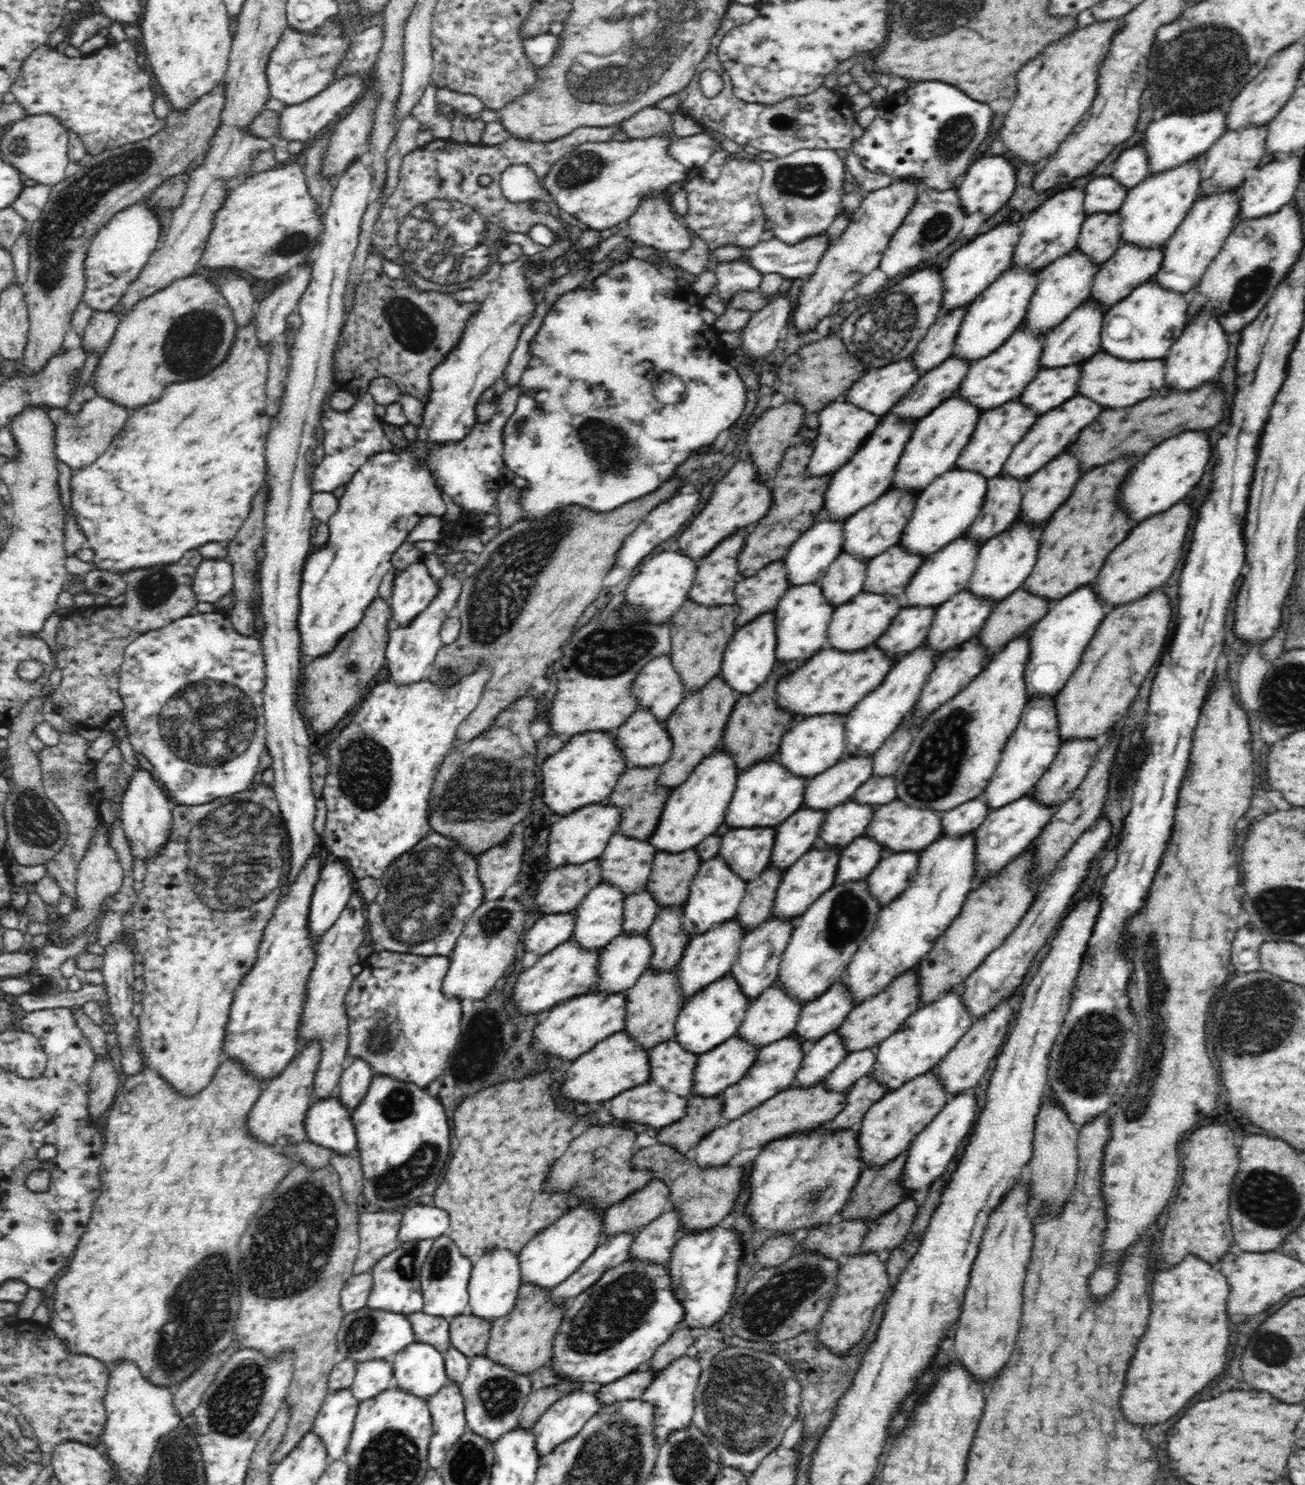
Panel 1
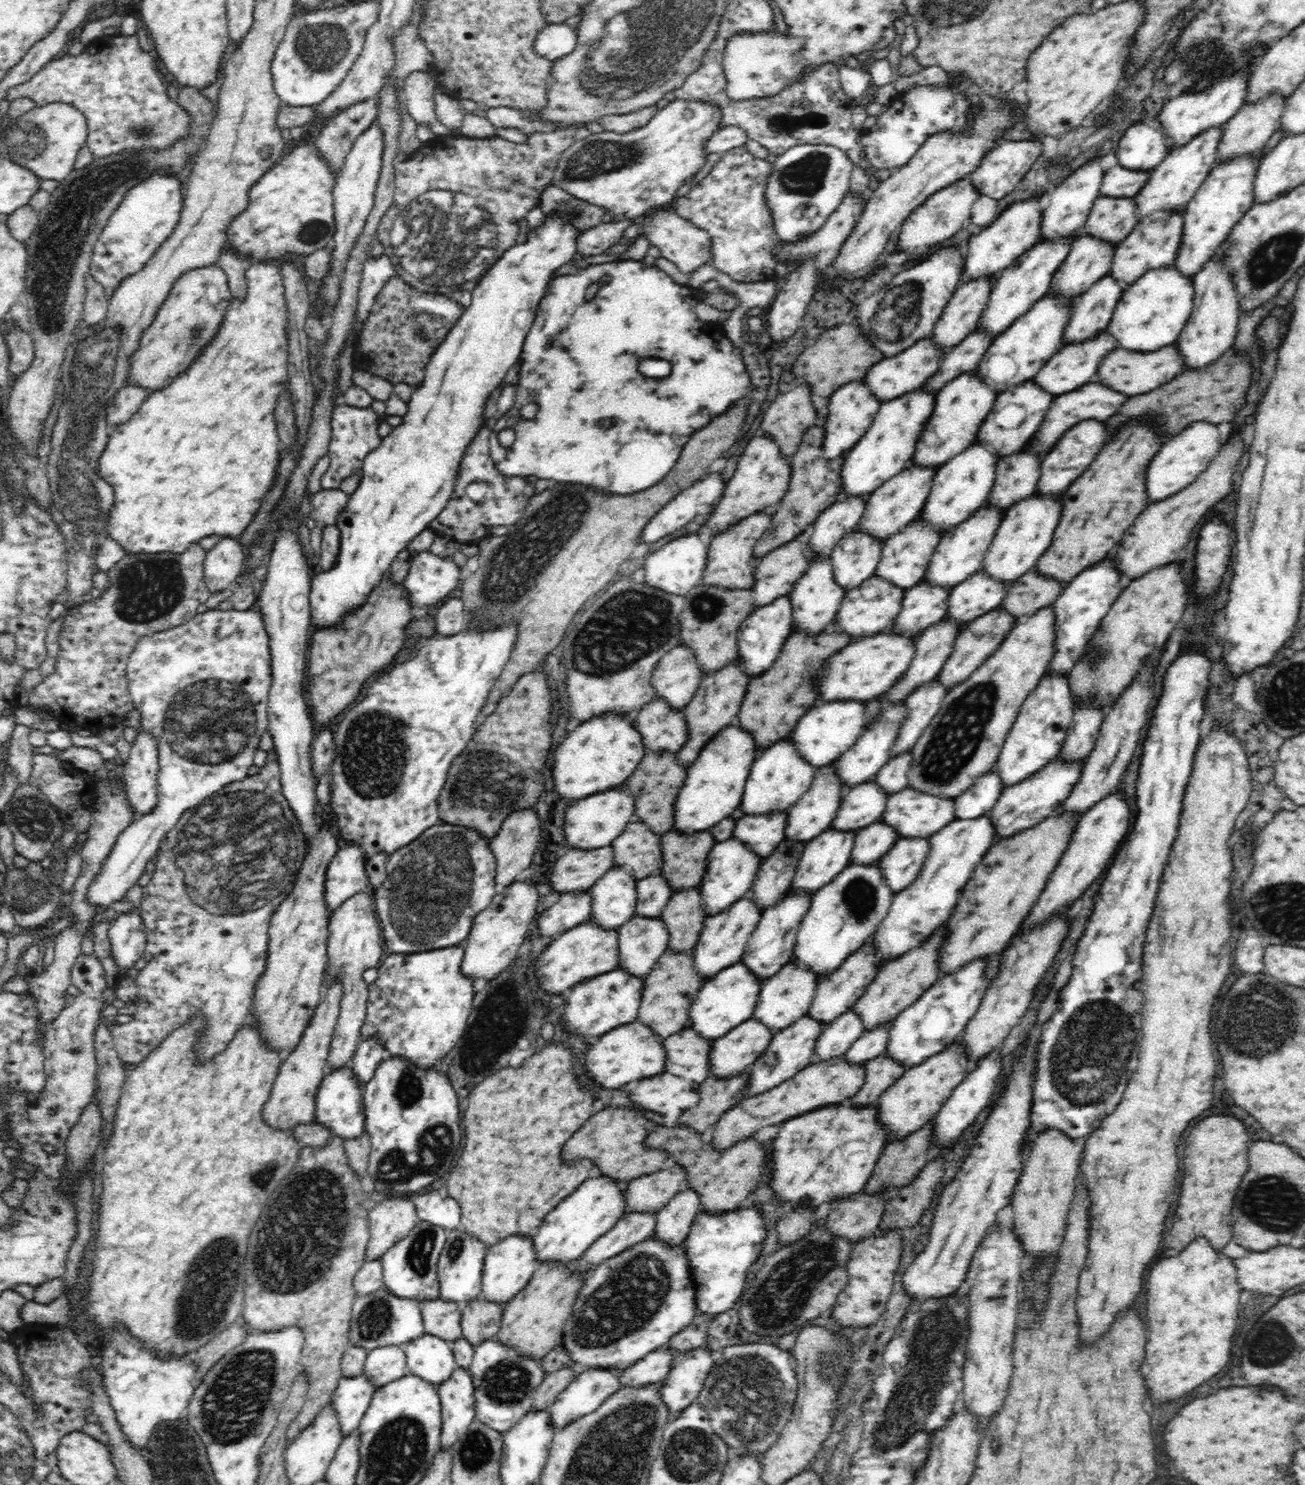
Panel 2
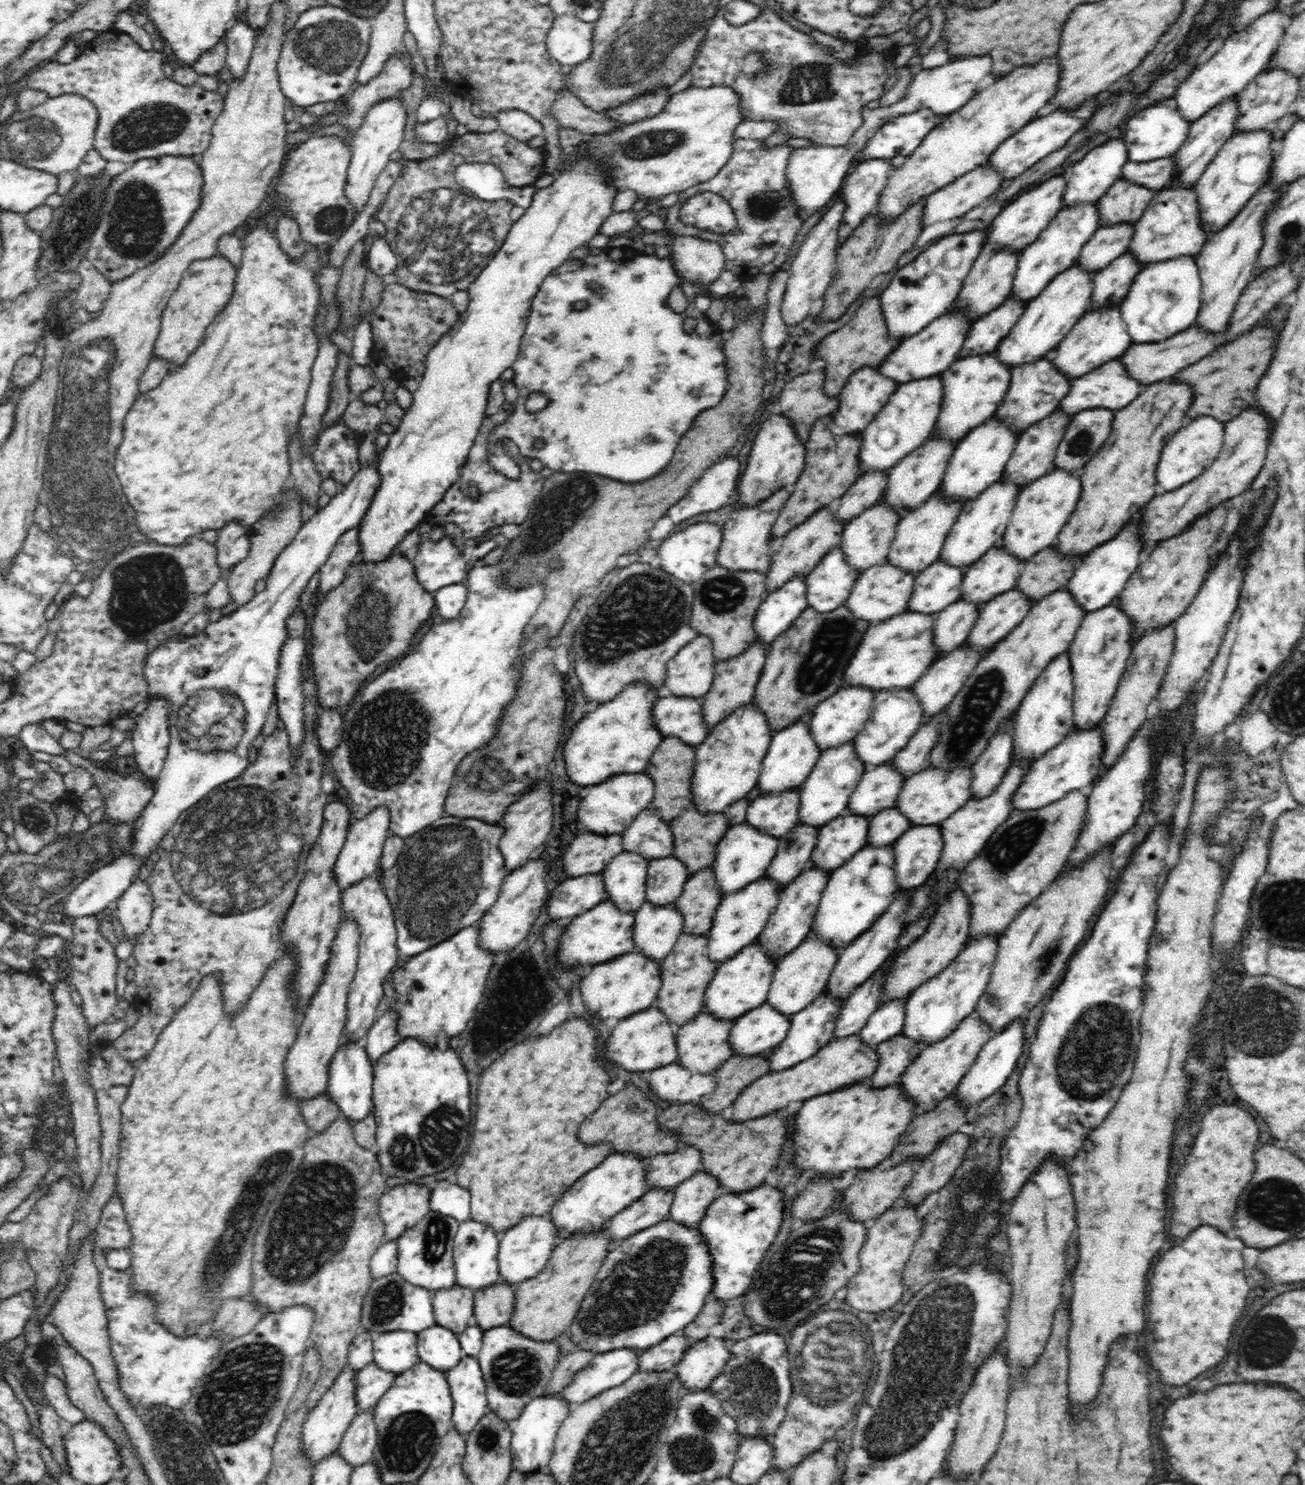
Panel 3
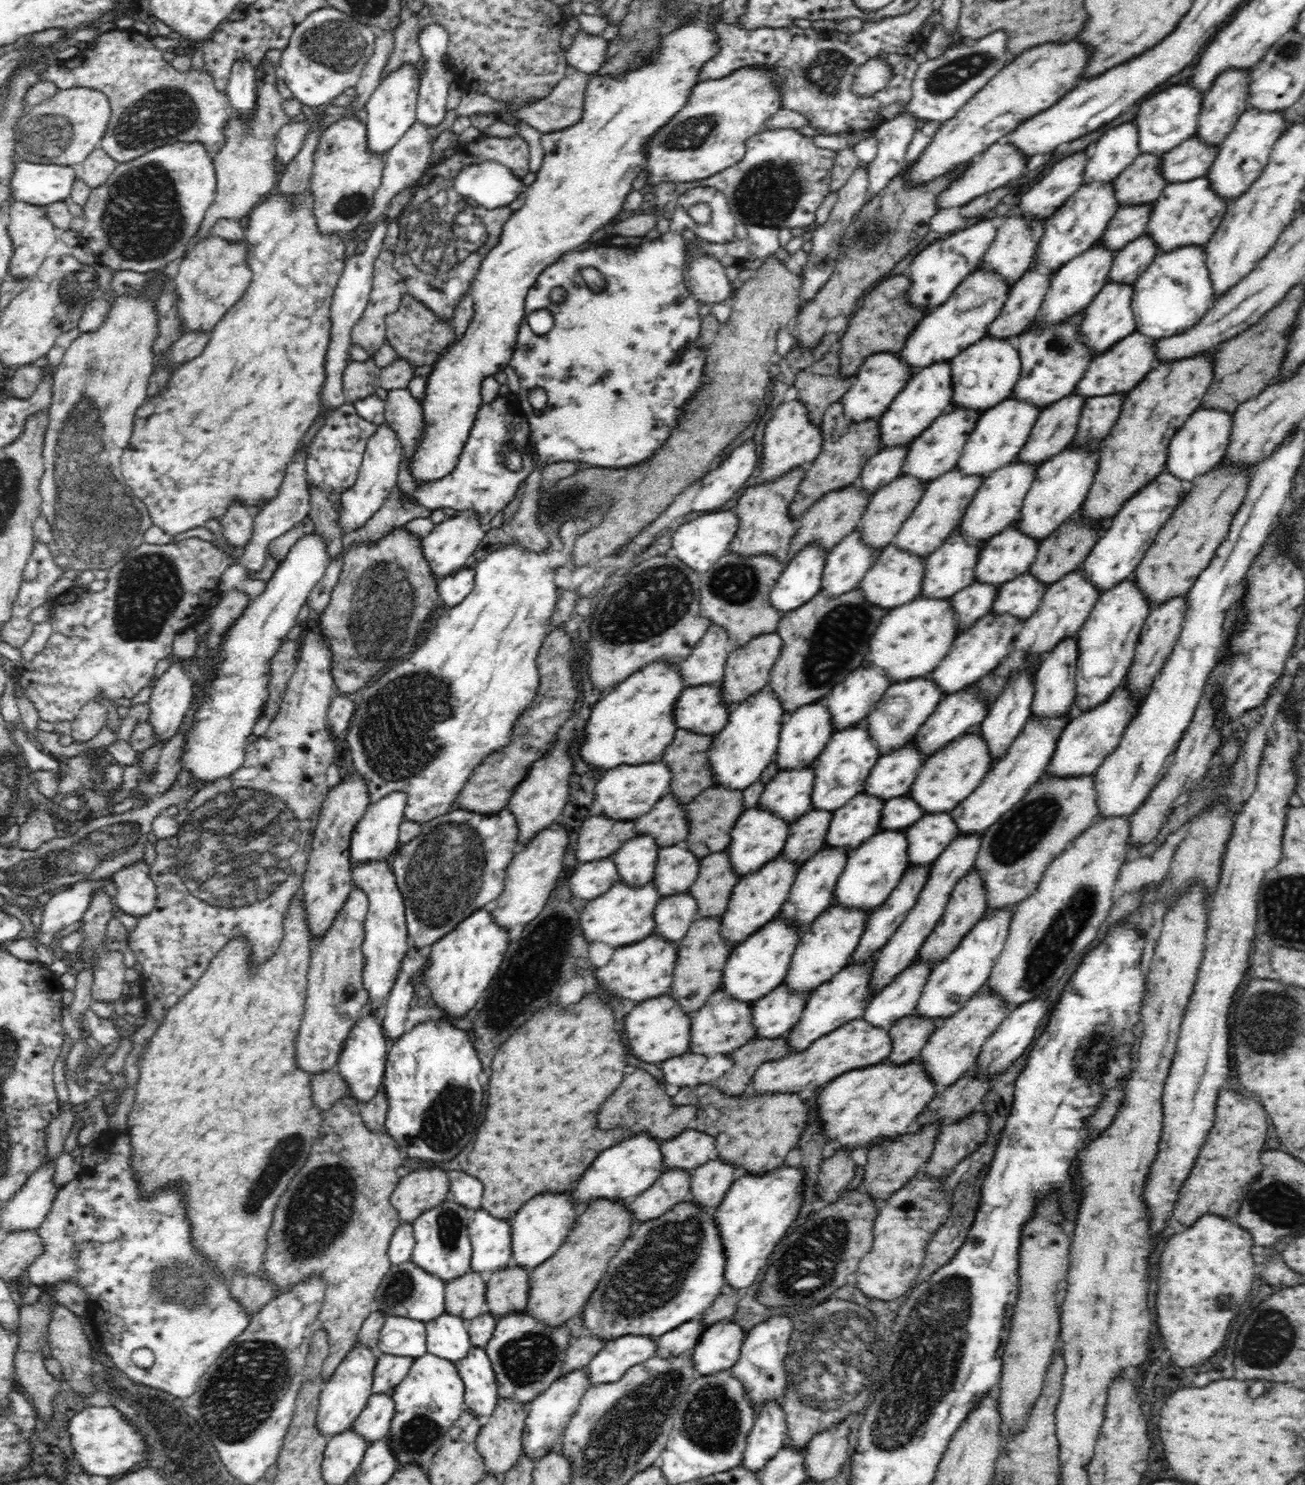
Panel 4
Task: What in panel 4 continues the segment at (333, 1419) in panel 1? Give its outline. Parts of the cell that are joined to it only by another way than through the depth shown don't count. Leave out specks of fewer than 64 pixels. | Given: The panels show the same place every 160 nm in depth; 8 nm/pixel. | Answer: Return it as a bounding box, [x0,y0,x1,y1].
[371,1354,416,1394]

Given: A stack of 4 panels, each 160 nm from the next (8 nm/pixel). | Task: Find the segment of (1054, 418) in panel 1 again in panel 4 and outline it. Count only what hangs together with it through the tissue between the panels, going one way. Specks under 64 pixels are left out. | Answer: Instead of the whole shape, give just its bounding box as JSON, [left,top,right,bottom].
[1074,330,1158,399]

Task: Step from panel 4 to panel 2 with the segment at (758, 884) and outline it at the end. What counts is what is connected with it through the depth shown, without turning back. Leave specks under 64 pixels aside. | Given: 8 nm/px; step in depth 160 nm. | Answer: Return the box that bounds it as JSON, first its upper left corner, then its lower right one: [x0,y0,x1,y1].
[692,895,763,979]

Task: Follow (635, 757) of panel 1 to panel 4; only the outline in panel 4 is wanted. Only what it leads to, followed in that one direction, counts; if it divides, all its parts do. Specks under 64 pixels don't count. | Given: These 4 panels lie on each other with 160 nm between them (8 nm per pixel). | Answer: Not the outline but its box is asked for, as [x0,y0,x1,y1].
[675,683,731,735]

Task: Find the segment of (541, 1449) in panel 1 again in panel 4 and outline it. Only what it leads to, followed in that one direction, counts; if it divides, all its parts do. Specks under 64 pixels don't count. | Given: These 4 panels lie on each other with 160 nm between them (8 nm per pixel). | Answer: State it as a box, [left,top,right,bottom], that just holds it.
[586,1334,657,1386]

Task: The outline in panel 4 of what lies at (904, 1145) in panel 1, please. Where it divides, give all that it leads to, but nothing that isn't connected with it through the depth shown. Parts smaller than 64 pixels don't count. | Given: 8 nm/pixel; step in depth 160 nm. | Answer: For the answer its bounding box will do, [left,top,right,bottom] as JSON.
[920,985,1013,1091]

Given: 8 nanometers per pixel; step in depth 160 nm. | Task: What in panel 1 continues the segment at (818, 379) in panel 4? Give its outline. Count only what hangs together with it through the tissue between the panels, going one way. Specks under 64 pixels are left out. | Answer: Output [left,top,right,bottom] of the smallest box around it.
[746,402,804,483]

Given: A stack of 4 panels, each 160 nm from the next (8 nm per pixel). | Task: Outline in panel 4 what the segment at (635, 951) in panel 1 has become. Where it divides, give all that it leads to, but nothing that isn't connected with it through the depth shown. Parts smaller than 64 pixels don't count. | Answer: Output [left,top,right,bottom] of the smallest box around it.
[652,892,698,942]

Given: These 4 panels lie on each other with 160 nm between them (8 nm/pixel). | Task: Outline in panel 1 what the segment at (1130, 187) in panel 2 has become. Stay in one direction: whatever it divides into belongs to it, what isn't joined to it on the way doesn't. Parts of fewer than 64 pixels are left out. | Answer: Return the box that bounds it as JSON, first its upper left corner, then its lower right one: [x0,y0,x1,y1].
[1083,175,1128,216]

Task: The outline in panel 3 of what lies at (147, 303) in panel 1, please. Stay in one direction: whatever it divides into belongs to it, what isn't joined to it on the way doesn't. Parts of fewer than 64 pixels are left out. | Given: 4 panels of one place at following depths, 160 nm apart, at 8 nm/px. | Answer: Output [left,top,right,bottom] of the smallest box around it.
[153,253,237,368]

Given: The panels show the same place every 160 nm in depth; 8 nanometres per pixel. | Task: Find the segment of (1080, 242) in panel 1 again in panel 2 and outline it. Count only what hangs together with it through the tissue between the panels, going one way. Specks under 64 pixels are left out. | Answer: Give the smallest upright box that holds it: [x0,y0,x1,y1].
[1082,195,1140,244]

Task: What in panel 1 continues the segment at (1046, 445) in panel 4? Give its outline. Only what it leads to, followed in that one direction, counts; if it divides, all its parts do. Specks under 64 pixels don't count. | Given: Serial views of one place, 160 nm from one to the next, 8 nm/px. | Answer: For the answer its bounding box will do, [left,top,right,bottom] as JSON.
[966,474,1022,545]

